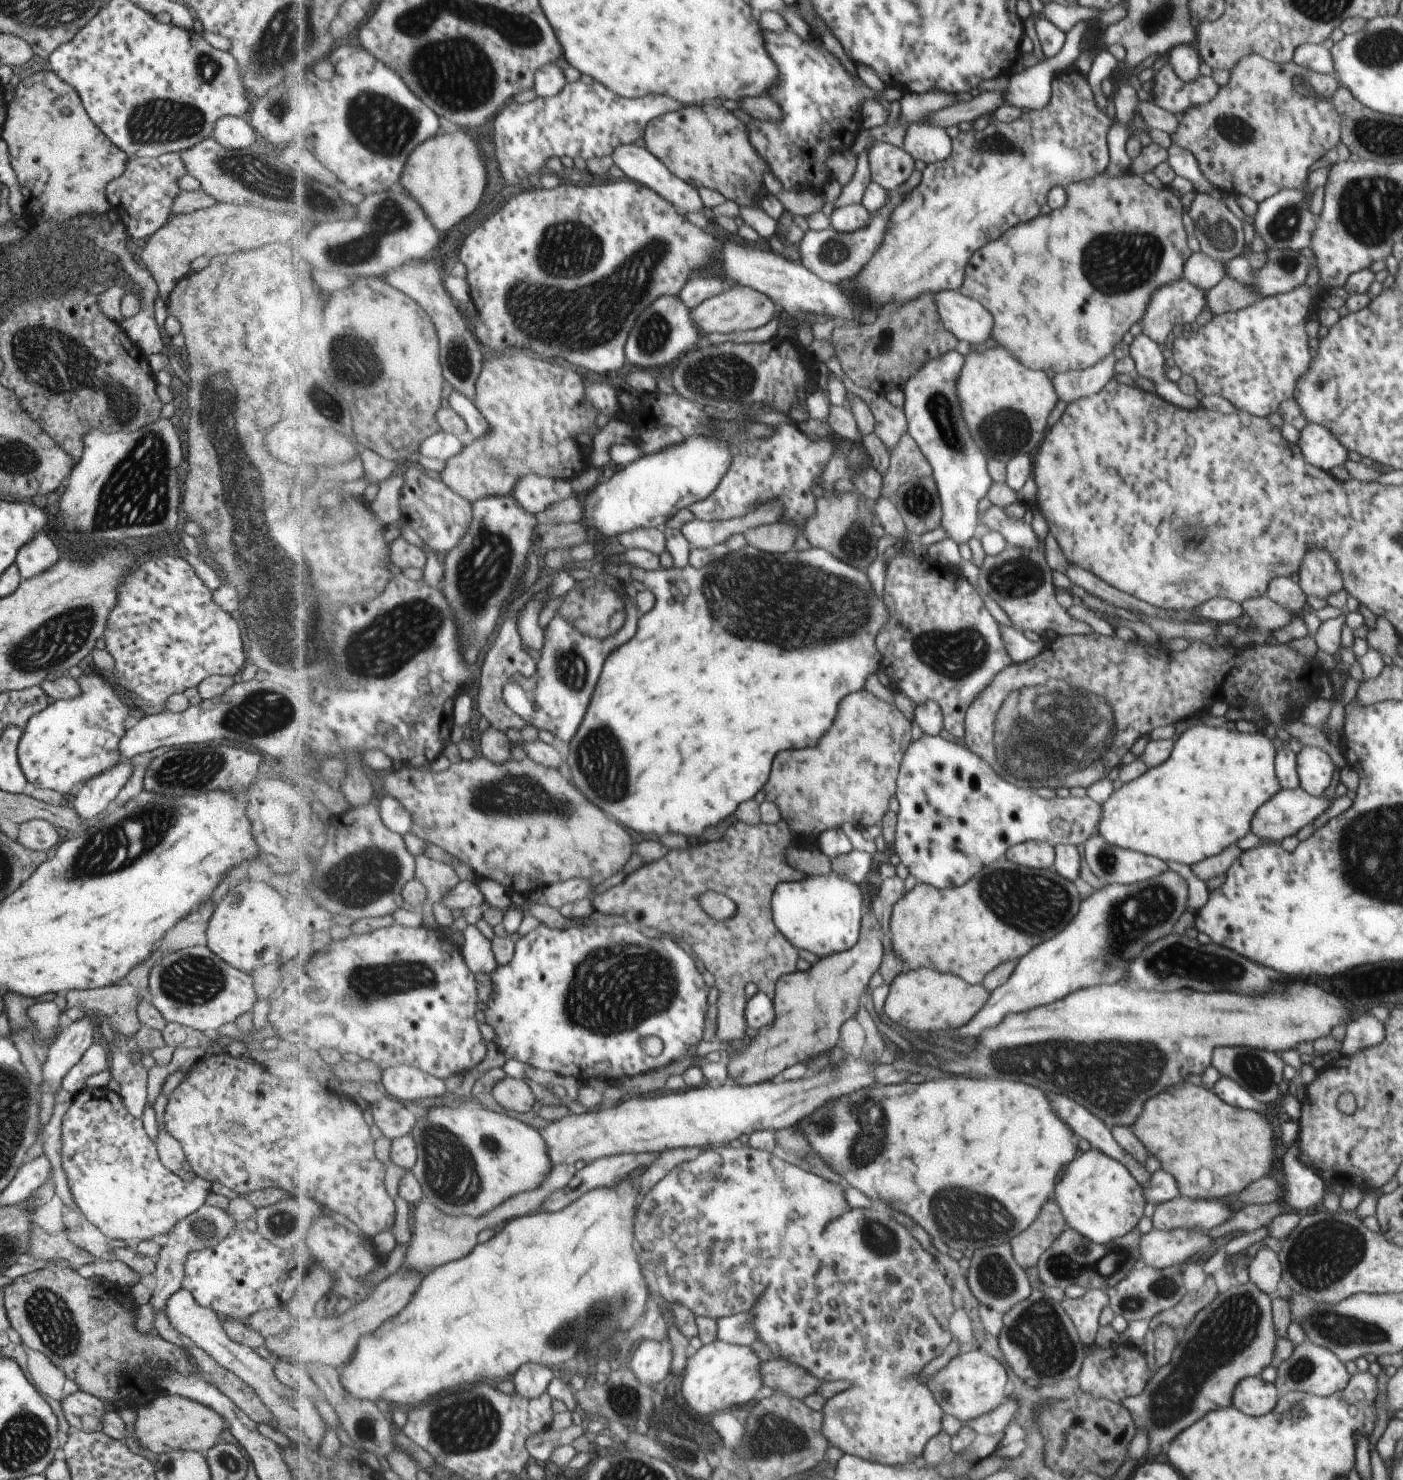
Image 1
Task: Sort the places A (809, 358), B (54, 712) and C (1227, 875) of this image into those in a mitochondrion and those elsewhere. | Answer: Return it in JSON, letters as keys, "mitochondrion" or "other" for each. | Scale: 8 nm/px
{"A":"other","B":"other","C":"other"}

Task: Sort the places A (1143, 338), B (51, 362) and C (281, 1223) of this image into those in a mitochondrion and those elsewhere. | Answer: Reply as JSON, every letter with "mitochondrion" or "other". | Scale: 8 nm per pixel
{"A":"other","B":"mitochondrion","C":"mitochondrion"}

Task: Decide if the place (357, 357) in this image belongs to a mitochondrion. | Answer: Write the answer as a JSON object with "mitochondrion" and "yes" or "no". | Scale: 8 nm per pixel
{"mitochondrion":"yes"}

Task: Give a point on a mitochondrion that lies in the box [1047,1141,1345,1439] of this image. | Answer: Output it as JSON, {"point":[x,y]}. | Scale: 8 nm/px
{"point":[1228,1330]}

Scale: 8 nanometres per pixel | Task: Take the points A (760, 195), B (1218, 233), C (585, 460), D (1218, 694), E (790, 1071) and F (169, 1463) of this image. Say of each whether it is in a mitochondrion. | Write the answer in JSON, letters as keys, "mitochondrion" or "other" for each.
{"A":"other","B":"mitochondrion","C":"other","D":"other","E":"other","F":"mitochondrion"}

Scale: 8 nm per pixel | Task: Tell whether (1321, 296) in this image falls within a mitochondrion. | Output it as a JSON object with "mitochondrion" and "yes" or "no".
{"mitochondrion":"no"}

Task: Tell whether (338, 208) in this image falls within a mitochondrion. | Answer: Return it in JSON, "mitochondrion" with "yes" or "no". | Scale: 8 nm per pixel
{"mitochondrion":"yes"}

